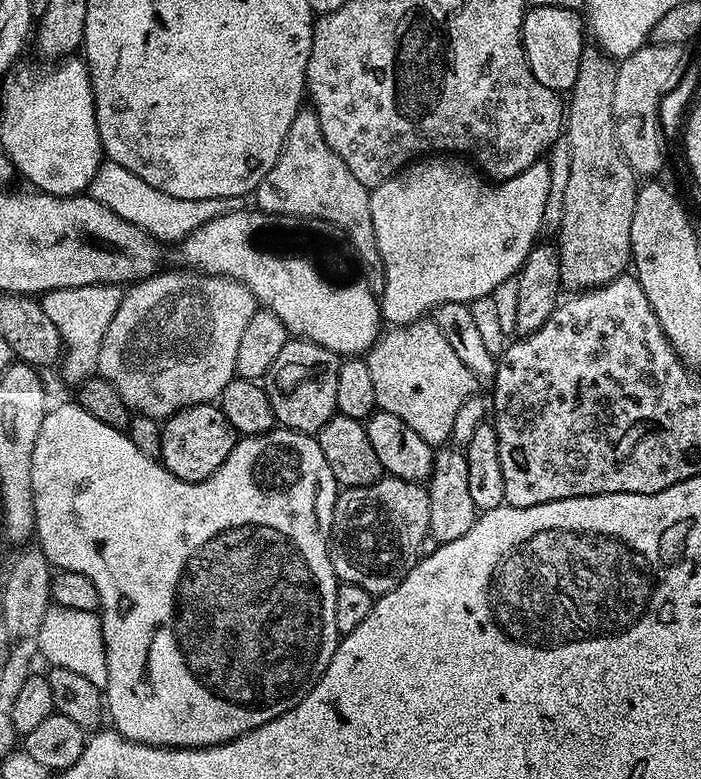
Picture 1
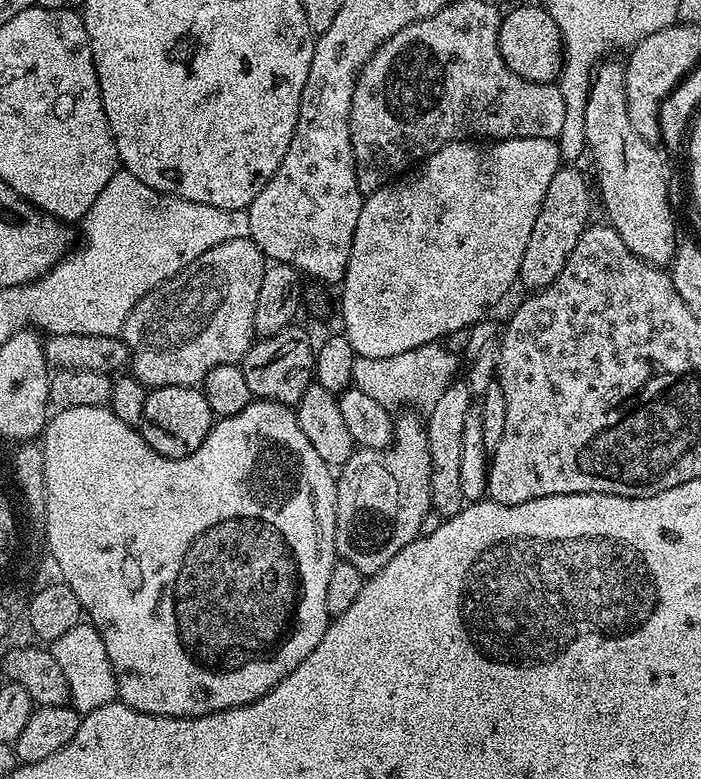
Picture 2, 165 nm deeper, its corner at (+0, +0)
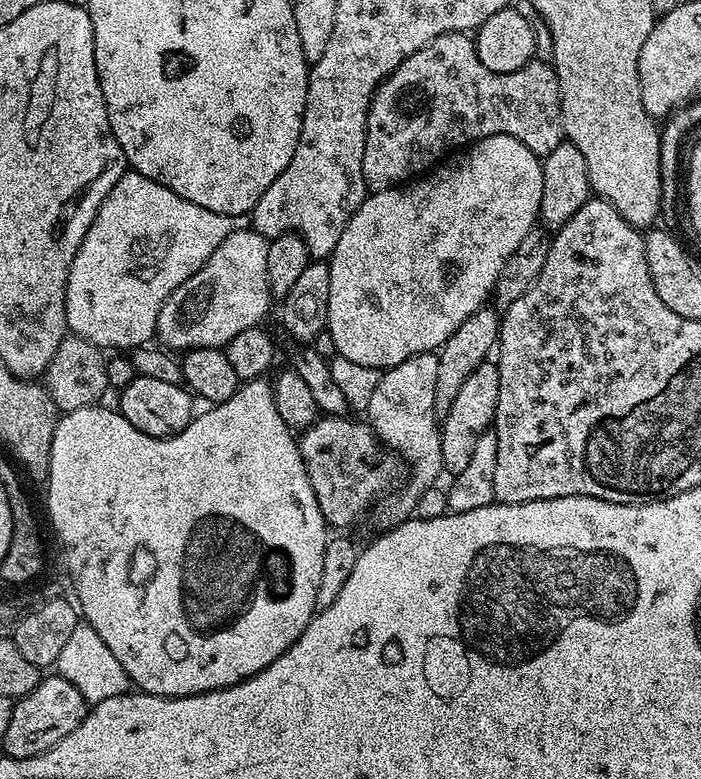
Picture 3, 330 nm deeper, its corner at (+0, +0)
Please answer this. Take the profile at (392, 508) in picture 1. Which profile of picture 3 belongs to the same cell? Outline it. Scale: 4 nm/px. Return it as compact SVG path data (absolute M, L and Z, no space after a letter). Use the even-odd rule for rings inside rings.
M423 352L406 358L398 366L387 369L381 375L374 394L366 409L370 414L372 431L380 443L400 457L412 473L391 494L383 497L371 509L370 516L376 519L377 529L396 528L415 513L416 503L427 488L437 483L444 472L442 462L442 442L440 426L434 406L434 385L438 382L438 355L436 352Z

